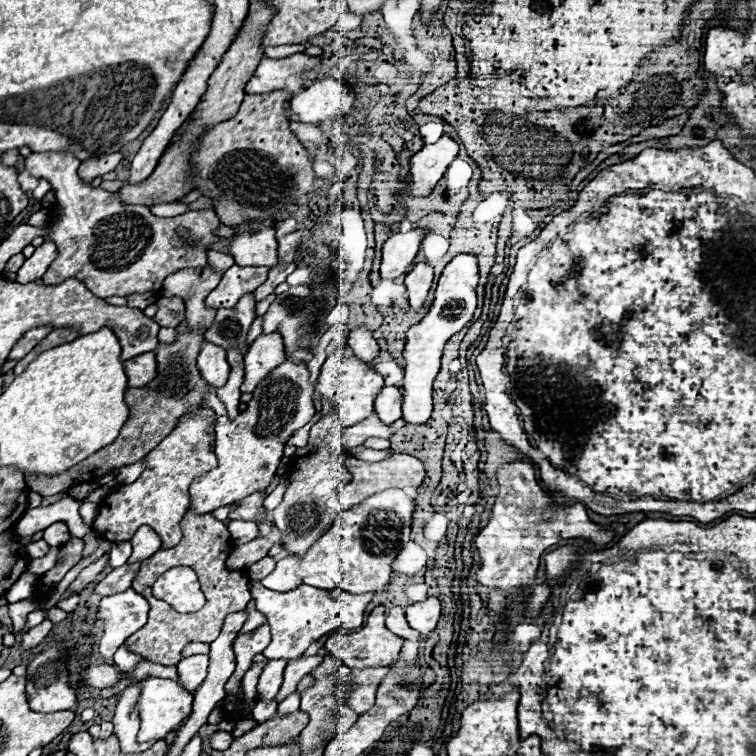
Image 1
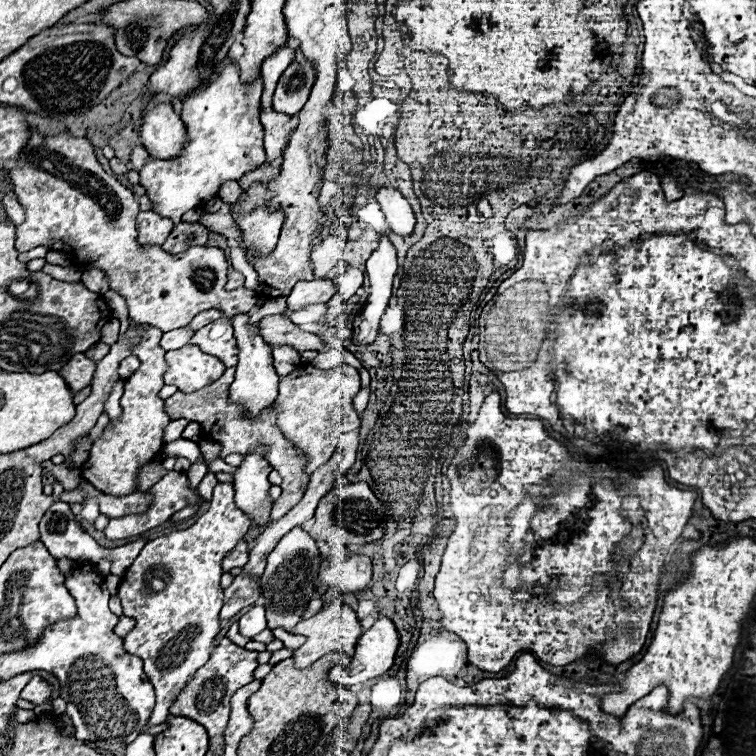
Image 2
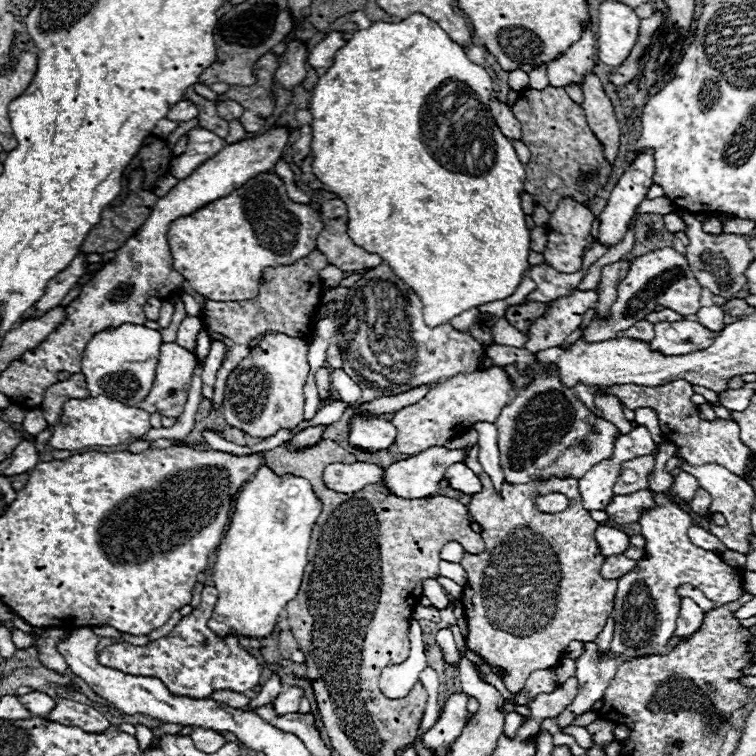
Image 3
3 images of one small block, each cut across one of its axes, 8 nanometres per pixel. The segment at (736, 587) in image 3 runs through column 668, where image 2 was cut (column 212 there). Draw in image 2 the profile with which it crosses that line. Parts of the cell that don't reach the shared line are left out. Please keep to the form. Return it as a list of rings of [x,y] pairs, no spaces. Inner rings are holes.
[[[230,482],[214,486],[210,504],[210,510],[190,528],[146,542],[118,588],[124,614],[136,620],[136,626],[124,636],[124,648],[144,660],[144,674],[156,692],[156,706],[148,726],[166,720],[176,694],[182,692],[190,674],[210,656],[214,636],[220,630],[222,560],[250,528],[248,516],[234,504],[234,486]],[[156,588],[164,590],[156,592]]]

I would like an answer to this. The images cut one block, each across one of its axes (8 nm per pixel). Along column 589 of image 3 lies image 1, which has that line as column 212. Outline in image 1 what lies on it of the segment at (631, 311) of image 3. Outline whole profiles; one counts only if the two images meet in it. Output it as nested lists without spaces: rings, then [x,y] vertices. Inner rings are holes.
[[[246,294],[230,310],[218,310],[212,328],[206,332],[206,340],[222,346],[224,350],[238,348],[242,354],[248,352],[248,330],[256,318],[254,294]]]

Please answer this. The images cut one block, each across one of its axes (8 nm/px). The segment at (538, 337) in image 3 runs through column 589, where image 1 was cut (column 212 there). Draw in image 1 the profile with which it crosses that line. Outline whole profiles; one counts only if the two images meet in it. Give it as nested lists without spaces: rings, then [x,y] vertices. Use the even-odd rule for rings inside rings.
[[[232,266],[224,272],[220,284],[208,294],[206,306],[220,310],[238,304],[242,294],[254,292],[260,284],[266,282],[268,268],[266,266]]]

